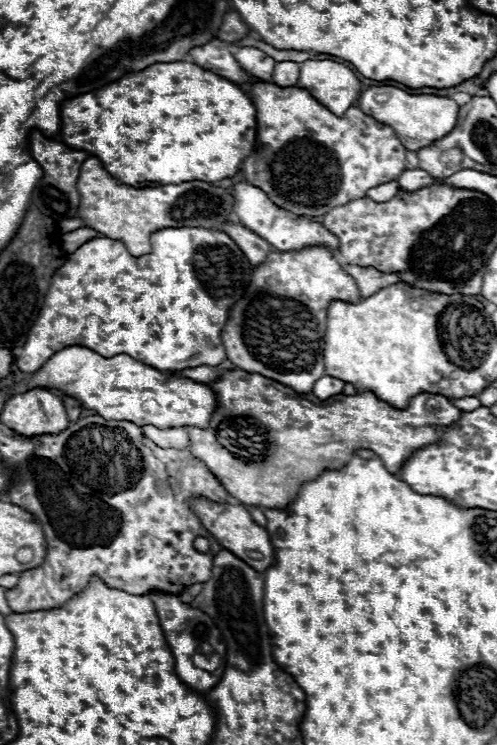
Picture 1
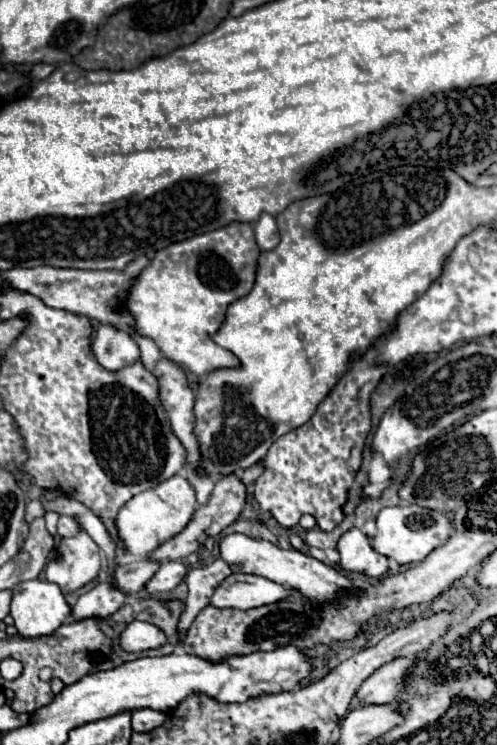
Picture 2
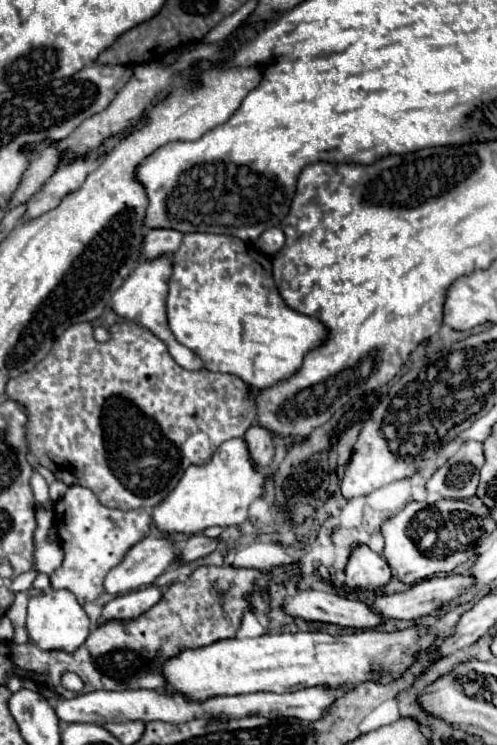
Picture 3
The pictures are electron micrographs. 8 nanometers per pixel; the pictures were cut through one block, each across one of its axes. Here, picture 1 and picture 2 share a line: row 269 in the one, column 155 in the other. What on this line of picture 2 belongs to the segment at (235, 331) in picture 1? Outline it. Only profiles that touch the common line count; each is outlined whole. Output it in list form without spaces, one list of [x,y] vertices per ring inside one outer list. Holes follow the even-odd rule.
[[[238,222],[158,250],[152,262],[136,278],[126,302],[136,318],[138,332],[152,338],[168,360],[186,366],[196,376],[240,366],[230,350],[212,342],[212,334],[224,324],[228,306],[252,290],[258,256],[260,248],[256,246],[252,226]]]

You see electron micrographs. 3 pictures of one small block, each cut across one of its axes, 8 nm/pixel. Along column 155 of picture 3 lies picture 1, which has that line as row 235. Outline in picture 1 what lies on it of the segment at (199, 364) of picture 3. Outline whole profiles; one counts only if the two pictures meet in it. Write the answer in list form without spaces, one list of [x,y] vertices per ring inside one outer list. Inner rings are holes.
[[[236,184],[234,198],[238,200],[236,212],[238,212],[240,222],[246,228],[250,228],[252,232],[258,232],[258,236],[262,236],[264,240],[270,240],[270,244],[274,244],[274,248],[278,248],[282,252],[290,252],[290,250],[298,250],[298,248],[306,248],[306,246],[326,246],[330,252],[338,250],[338,238],[330,230],[326,230],[320,222],[314,222],[310,218],[296,216],[292,212],[278,208],[260,188],[250,186],[250,184]]]

